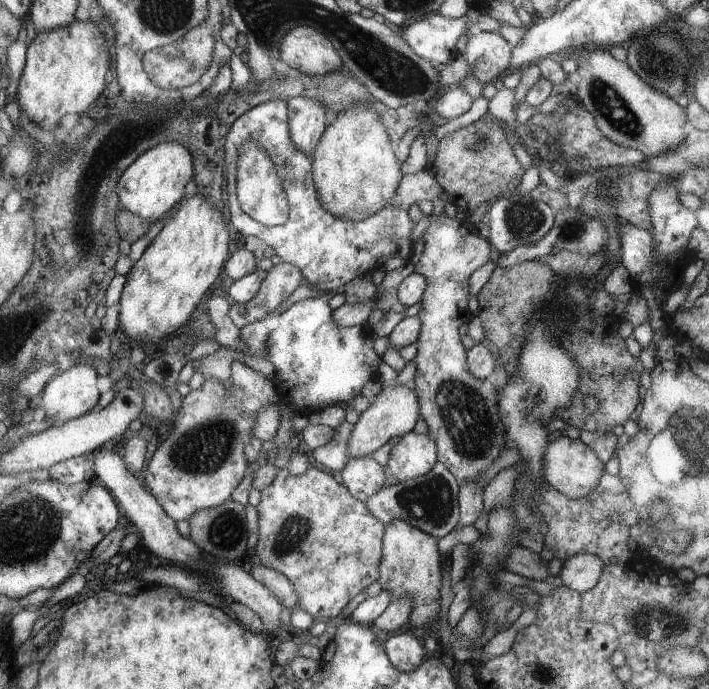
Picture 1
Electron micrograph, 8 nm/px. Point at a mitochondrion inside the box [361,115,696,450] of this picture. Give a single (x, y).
(524, 219)

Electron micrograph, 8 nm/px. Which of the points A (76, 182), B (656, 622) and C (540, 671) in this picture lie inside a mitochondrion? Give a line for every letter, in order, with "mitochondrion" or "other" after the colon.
A: other
B: mitochondrion
C: mitochondrion

